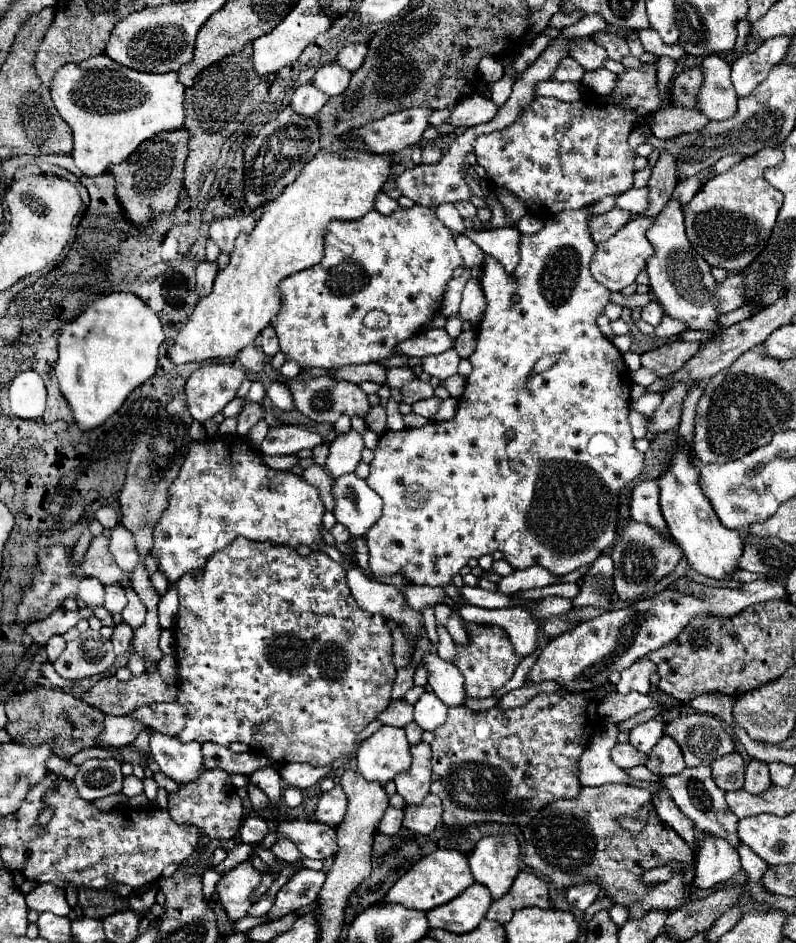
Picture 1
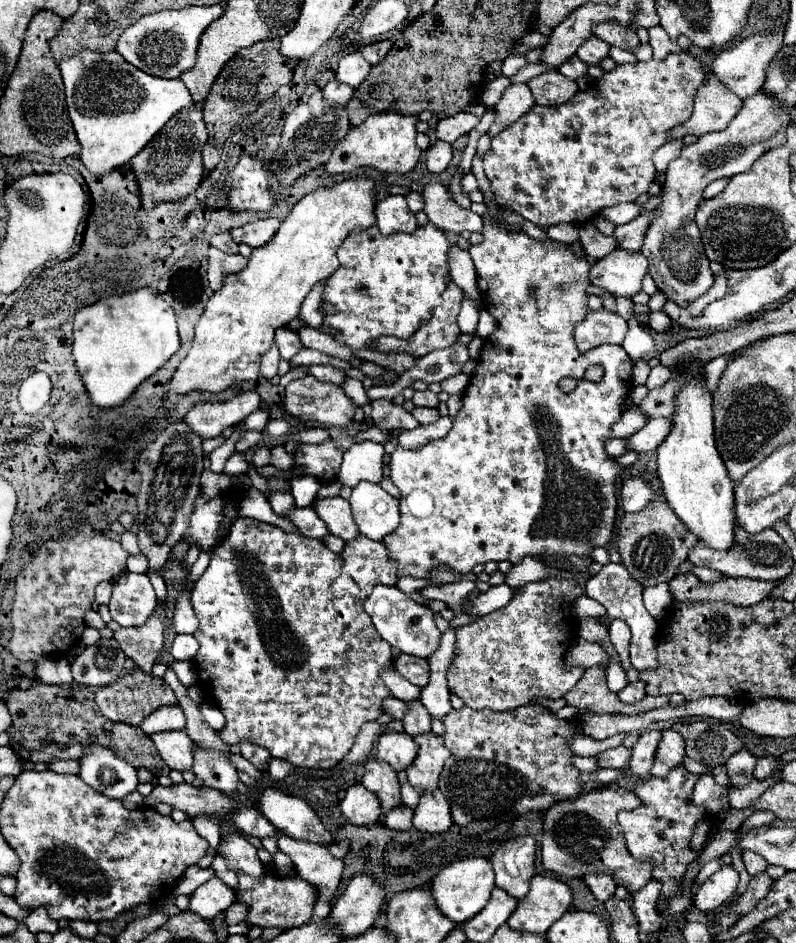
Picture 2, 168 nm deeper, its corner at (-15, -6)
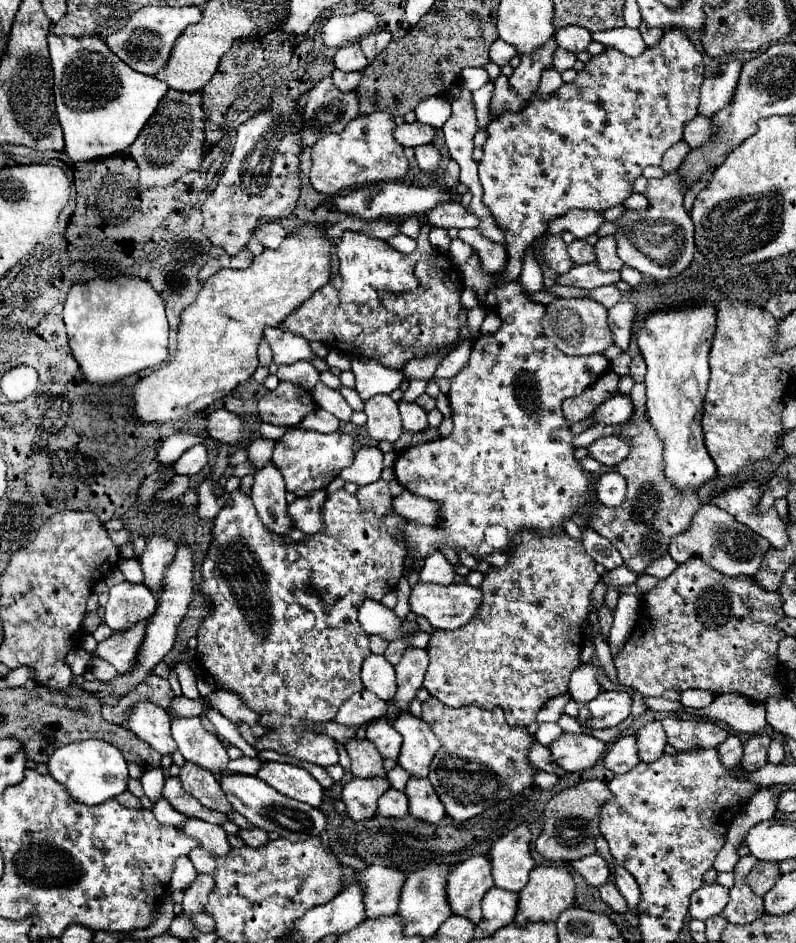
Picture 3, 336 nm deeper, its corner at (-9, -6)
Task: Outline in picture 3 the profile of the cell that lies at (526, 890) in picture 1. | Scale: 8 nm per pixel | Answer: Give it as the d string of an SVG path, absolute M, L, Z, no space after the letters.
M536 866L526 888L520 892L516 924L556 922L558 916L574 906L574 880L562 866Z

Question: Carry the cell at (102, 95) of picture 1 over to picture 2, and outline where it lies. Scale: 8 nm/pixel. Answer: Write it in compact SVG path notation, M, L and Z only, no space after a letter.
M82 50L80 54L62 60L60 72L68 114L78 142L82 144L80 160L96 176L104 176L106 172L128 164L128 160L142 152L148 140L152 140L176 112L194 106L194 100L180 78L164 80L150 76L128 64L118 52L100 54Z

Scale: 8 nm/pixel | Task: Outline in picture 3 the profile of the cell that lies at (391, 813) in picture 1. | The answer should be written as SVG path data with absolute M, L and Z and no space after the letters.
M390 788L380 800L378 800L378 814L382 816L406 816L408 814L408 798L404 792Z

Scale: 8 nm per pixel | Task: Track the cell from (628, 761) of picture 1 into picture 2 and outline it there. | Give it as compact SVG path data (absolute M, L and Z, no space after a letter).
M618 746L612 750L606 750L598 756L600 766L602 768L628 768L628 760L630 760L632 750L626 746Z

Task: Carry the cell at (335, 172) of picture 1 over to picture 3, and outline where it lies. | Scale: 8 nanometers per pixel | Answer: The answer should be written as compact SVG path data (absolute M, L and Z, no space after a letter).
M300 226L296 234L284 238L278 250L264 250L254 258L252 266L246 270L220 270L210 280L204 282L198 298L190 308L180 312L178 324L178 346L176 354L168 364L154 370L152 374L140 378L134 384L134 418L142 424L164 424L176 420L188 420L202 412L212 402L224 398L232 392L240 382L248 380L258 366L258 344L262 340L266 326L278 326L292 314L298 306L302 306L318 288L328 282L330 276L330 250L336 246L334 240L326 238L322 226Z

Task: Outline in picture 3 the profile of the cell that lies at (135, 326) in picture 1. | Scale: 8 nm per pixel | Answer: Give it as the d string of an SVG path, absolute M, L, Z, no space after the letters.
M120 276L74 284L64 304L64 324L72 354L88 382L110 384L168 360L168 320L164 304L148 280Z

